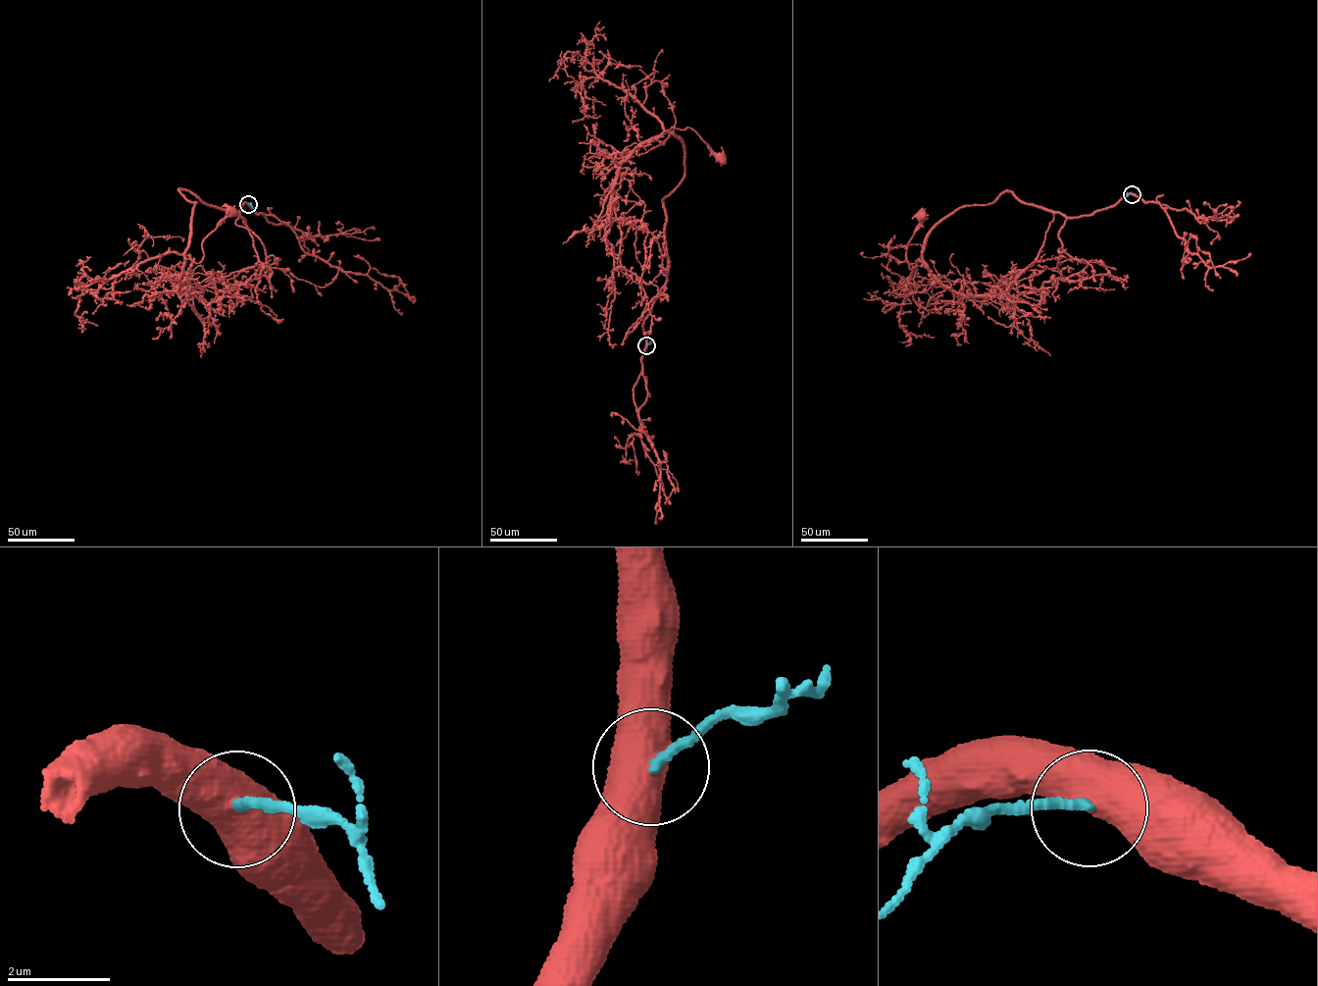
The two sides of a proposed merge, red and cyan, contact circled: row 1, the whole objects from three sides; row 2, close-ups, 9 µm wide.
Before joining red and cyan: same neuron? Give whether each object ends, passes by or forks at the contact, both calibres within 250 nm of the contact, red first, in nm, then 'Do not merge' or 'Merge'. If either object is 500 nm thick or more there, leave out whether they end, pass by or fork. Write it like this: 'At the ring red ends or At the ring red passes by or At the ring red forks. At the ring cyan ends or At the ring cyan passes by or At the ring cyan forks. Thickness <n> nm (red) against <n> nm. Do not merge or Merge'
Thickness 750 nm (red) against 180 nm. Do not merge

